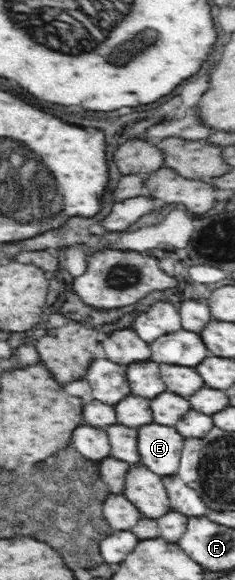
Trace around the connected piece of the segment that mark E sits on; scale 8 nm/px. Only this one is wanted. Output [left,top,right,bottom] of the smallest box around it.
[138,422,185,477]

